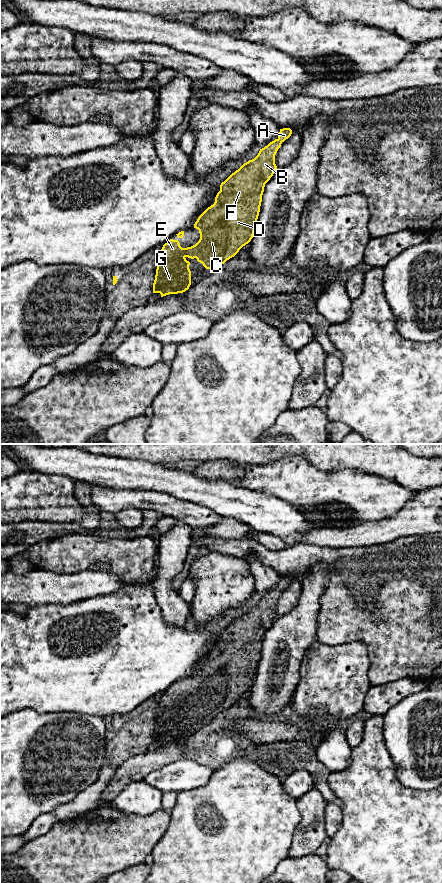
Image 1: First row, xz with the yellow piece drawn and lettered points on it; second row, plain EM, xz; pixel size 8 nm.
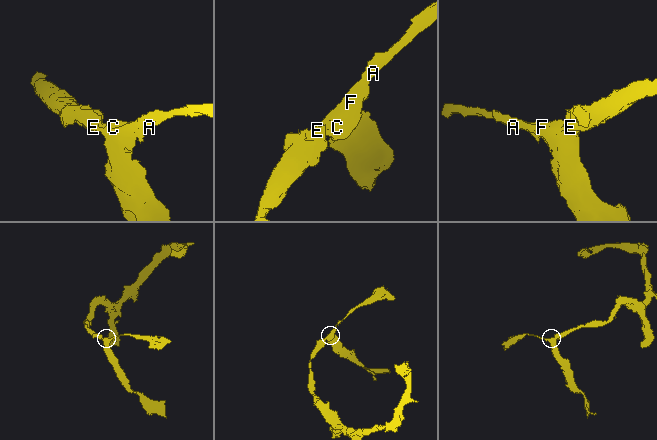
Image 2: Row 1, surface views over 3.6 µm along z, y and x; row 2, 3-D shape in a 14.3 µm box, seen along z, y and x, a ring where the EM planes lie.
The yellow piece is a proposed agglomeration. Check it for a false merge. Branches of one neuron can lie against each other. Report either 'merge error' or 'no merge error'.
no merge error

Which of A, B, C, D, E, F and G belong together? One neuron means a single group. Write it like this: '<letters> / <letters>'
A B C D E F G

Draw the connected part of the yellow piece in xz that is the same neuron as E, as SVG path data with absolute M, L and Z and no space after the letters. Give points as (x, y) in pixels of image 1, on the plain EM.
M290 576L280 577L277 587L221 631L214 652L194 672L200 681L195 693L182 696L179 689L173 687L163 693L156 708L153 741L163 745L189 737L191 719L187 705L196 706L206 717L211 717L224 712L251 689L265 632L277 617L275 603L291 582Z

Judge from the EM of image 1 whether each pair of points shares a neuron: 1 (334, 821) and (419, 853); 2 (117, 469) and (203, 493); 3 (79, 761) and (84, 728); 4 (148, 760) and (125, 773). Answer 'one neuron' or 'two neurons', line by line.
1: two neurons
2: one neuron
3: one neuron
4: one neuron

